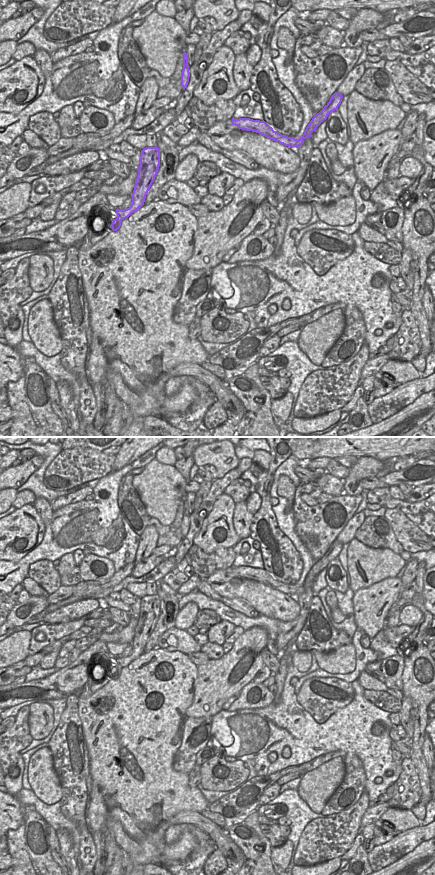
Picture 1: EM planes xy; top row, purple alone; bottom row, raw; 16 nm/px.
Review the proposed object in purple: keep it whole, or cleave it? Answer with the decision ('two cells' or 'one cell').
two cells

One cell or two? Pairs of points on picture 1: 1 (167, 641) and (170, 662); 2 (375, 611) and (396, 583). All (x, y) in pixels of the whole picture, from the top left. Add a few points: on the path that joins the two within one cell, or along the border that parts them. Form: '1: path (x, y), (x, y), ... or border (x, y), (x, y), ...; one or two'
1: border (157, 647), (168, 651), (181, 651), (186, 655); two
2: path (375, 604), (389, 590); one

